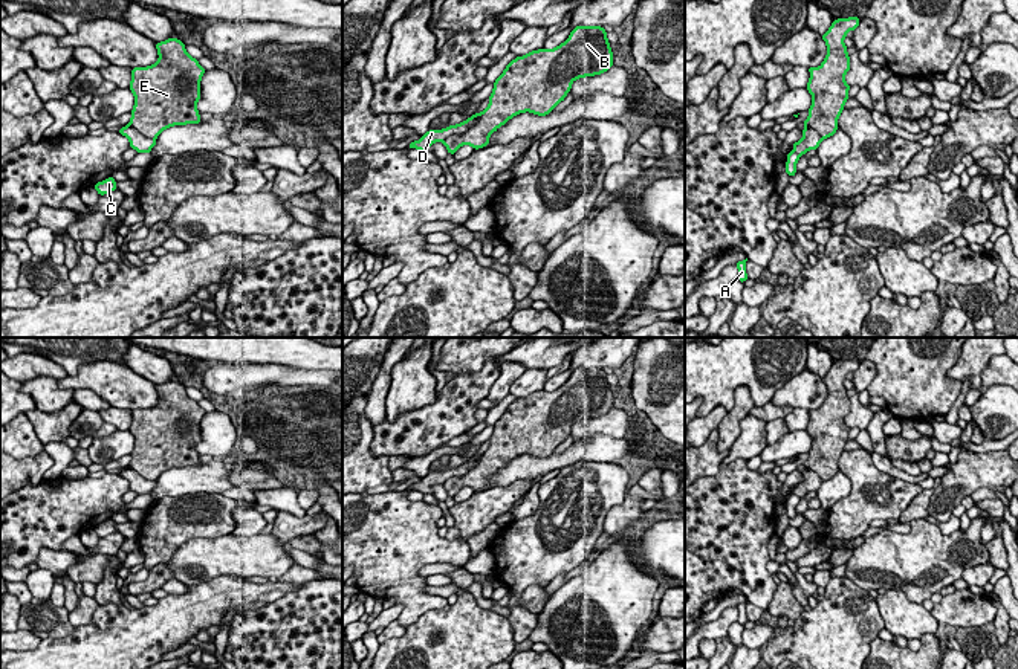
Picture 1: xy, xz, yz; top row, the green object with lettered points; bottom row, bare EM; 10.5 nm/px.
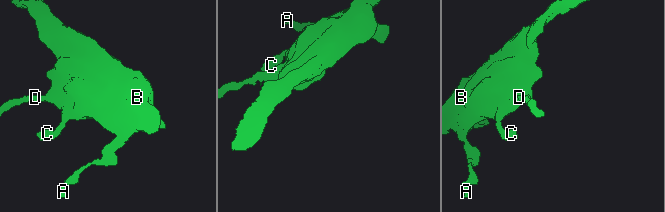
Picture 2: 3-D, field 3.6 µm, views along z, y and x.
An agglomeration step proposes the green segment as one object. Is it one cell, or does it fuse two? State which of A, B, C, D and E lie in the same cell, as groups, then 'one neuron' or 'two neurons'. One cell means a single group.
A B C E / D; two neurons

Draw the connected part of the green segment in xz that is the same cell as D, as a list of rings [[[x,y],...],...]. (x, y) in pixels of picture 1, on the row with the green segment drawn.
[[[483,112],[472,115],[469,119],[449,125],[443,130],[428,130],[420,141],[414,141],[408,145],[408,150],[417,148],[422,150],[423,153],[428,151],[426,148],[433,145],[434,142],[445,142],[446,137],[452,134],[463,134],[468,131],[471,127],[477,124]]]

